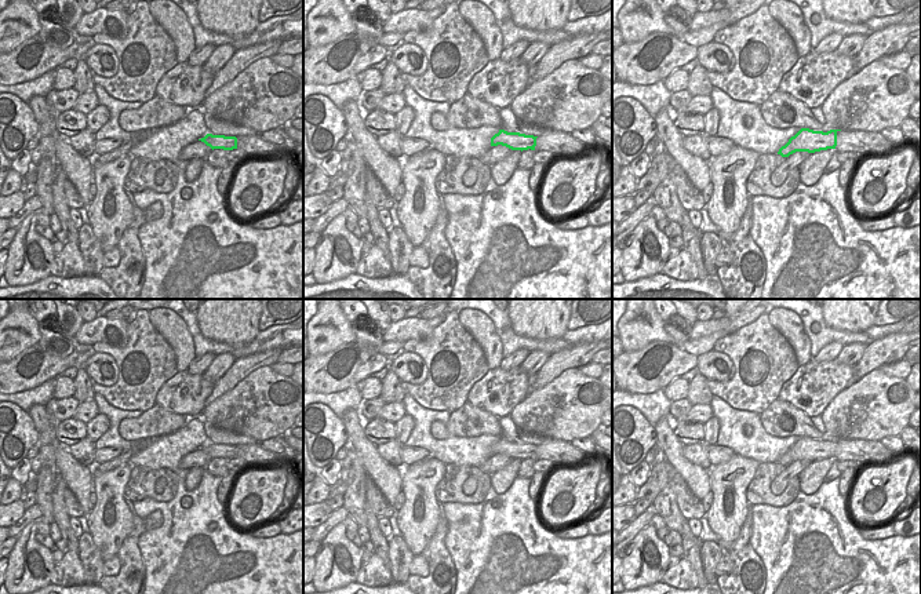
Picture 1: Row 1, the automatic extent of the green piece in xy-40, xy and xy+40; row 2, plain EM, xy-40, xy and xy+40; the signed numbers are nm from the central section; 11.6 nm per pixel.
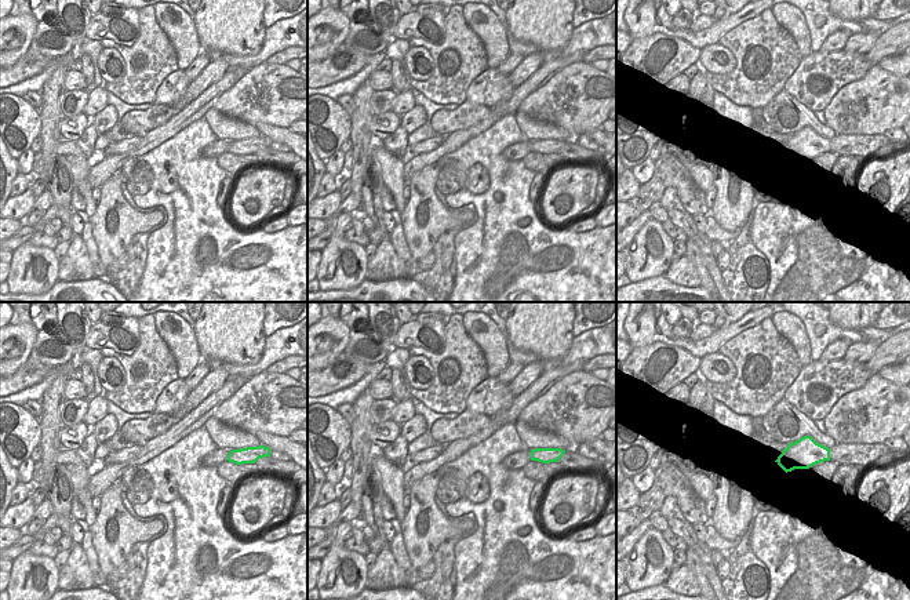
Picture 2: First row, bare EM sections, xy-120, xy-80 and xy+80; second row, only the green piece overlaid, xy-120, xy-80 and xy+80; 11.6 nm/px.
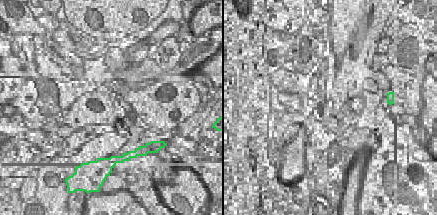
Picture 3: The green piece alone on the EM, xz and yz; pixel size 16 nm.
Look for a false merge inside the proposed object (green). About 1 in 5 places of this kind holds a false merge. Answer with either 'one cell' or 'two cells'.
one cell

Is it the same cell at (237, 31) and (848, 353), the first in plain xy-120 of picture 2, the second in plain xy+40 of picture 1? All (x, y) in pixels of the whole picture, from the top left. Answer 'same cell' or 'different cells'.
different cells

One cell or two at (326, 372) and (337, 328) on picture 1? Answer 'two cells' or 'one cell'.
two cells

